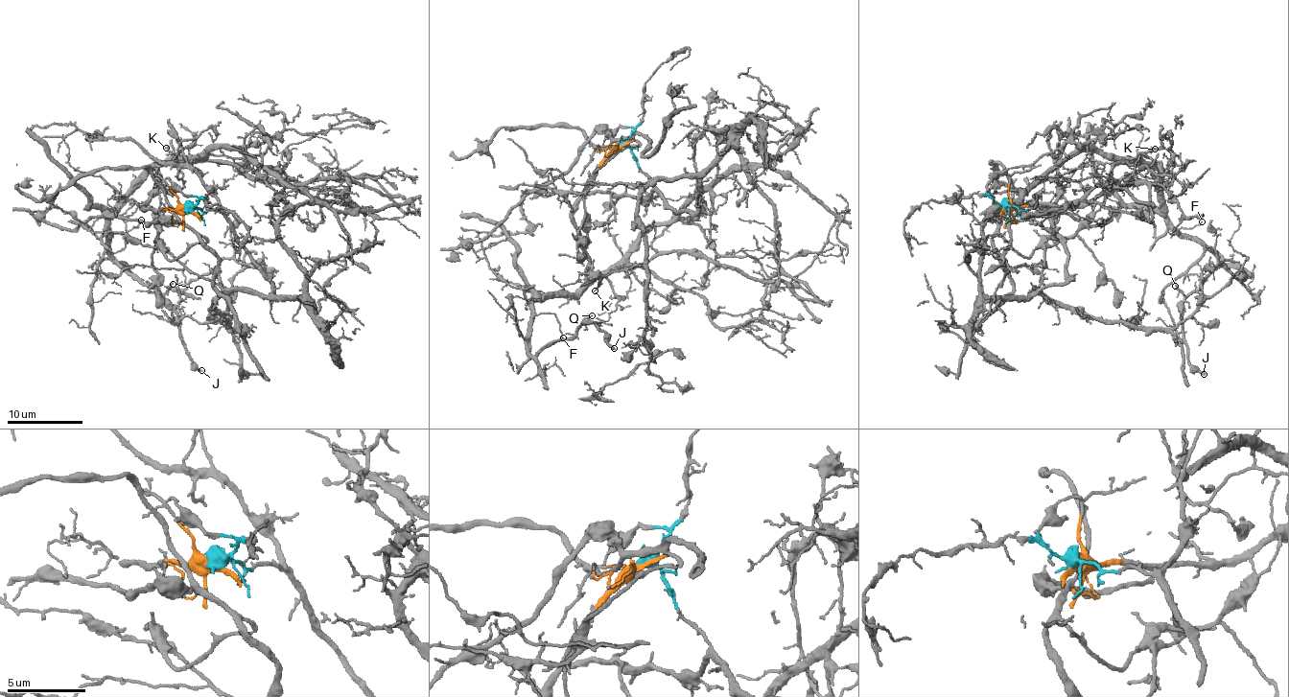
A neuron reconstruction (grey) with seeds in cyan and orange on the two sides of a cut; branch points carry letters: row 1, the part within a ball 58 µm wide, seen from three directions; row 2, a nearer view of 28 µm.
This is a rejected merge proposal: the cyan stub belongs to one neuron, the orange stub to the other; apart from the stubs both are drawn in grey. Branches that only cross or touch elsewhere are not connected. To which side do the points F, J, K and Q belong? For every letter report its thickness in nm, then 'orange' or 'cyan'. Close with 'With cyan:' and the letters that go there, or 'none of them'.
F: calibre 120 nm; orange
J: calibre 240 nm; orange
K: calibre 160 nm; orange
Q: calibre 200 nm; orange
With cyan: none of them

